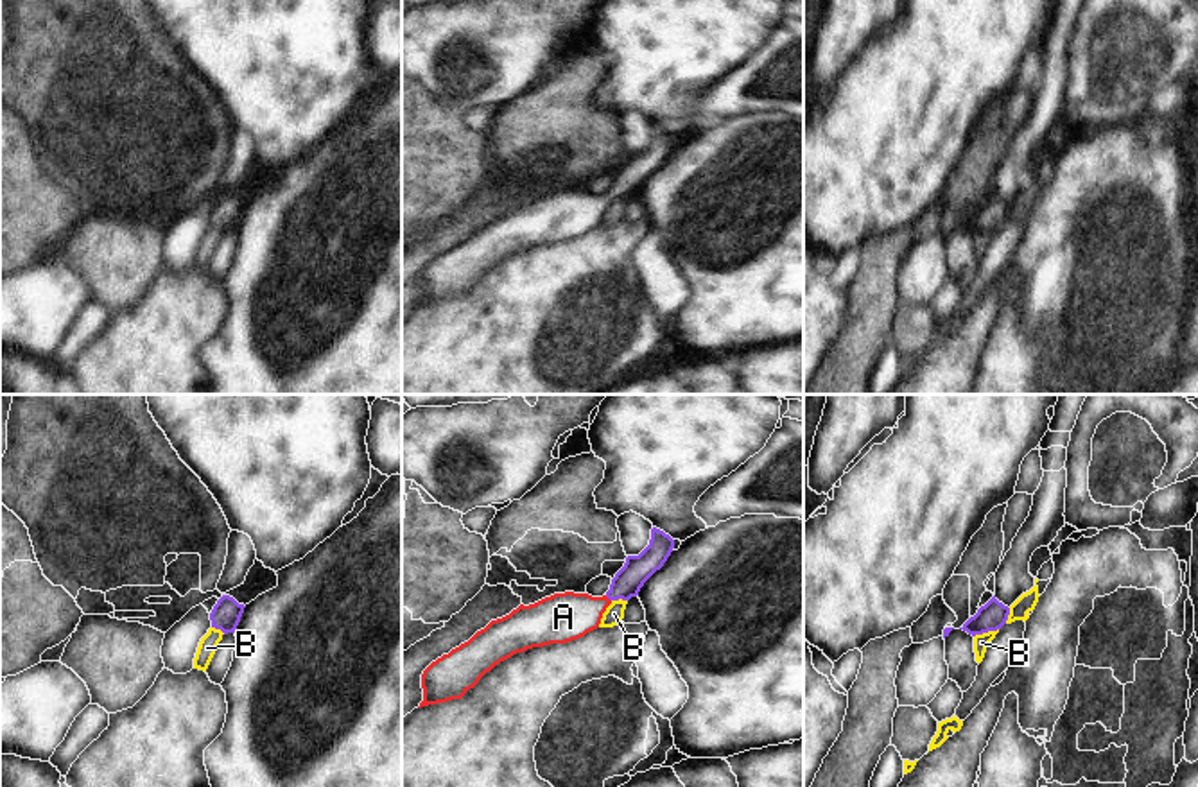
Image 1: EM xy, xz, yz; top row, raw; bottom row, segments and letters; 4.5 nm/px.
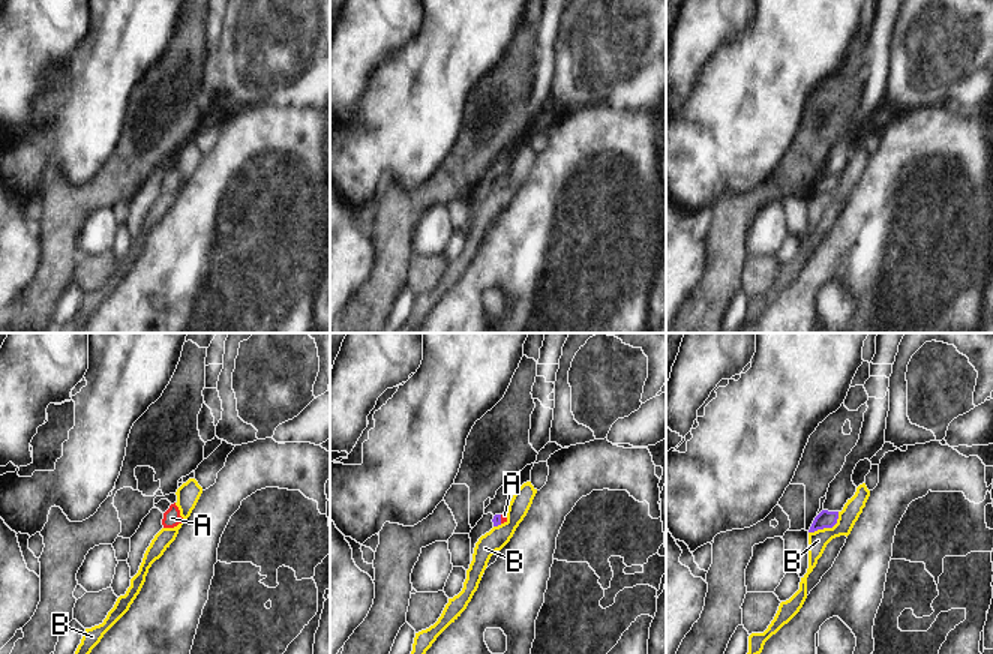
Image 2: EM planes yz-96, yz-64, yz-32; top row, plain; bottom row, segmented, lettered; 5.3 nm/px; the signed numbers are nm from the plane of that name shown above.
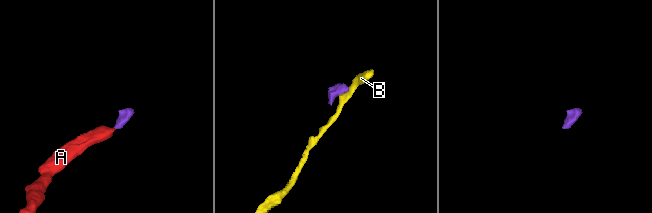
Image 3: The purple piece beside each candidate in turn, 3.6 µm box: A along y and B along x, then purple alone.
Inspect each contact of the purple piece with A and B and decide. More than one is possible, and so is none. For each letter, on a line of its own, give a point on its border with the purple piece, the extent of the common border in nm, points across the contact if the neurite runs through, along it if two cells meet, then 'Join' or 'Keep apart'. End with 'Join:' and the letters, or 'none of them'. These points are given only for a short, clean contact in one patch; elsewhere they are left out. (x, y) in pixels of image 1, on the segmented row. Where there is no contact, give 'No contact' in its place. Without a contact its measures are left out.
A: Touches purple at xz (608, 597). Shared border 40 nm. Path across: xz (628, 581), (608, 597), (587, 612), (564, 617). Join
B: Touches purple at yz (985, 631). Shared border 120 nm. Boundary: yz (998, 628), (974, 637). Keep apart
Join: A

